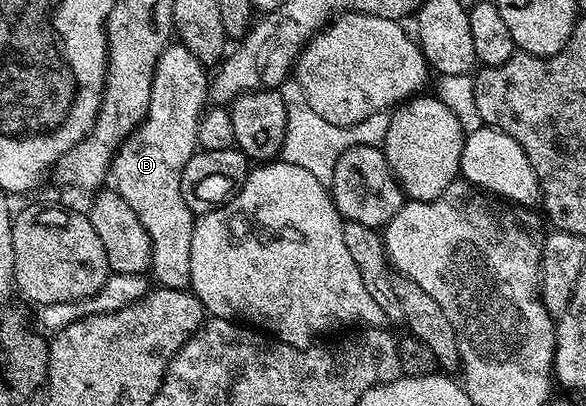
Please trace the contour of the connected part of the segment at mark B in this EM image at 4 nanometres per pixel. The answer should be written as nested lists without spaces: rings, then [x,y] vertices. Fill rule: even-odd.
[[[169,44],[164,49],[162,56],[156,65],[154,72],[154,84],[150,90],[150,104],[148,105],[148,114],[140,122],[140,127],[128,137],[128,139],[120,145],[120,149],[116,152],[116,157],[112,160],[111,177],[114,179],[114,189],[122,196],[122,200],[126,200],[126,204],[130,204],[130,208],[138,216],[138,220],[142,224],[142,228],[146,228],[146,232],[150,236],[150,244],[152,245],[152,269],[151,277],[157,278],[157,283],[166,288],[174,288],[175,290],[186,290],[192,285],[190,280],[190,240],[192,239],[192,228],[194,225],[194,215],[191,208],[186,204],[186,200],[182,200],[182,172],[186,168],[186,164],[190,160],[190,156],[195,154],[198,147],[196,145],[196,133],[198,132],[198,124],[200,117],[204,115],[206,107],[209,105],[209,71],[194,56],[194,52],[190,52],[190,48],[179,44]]]

